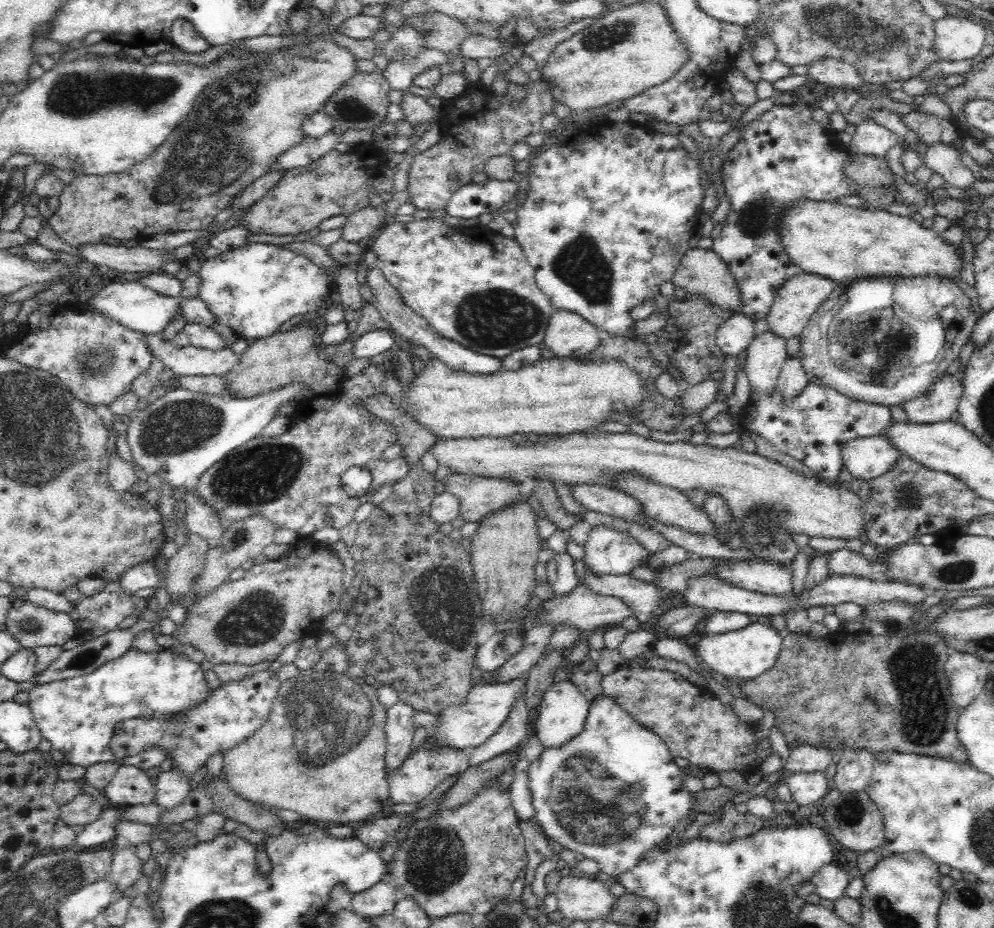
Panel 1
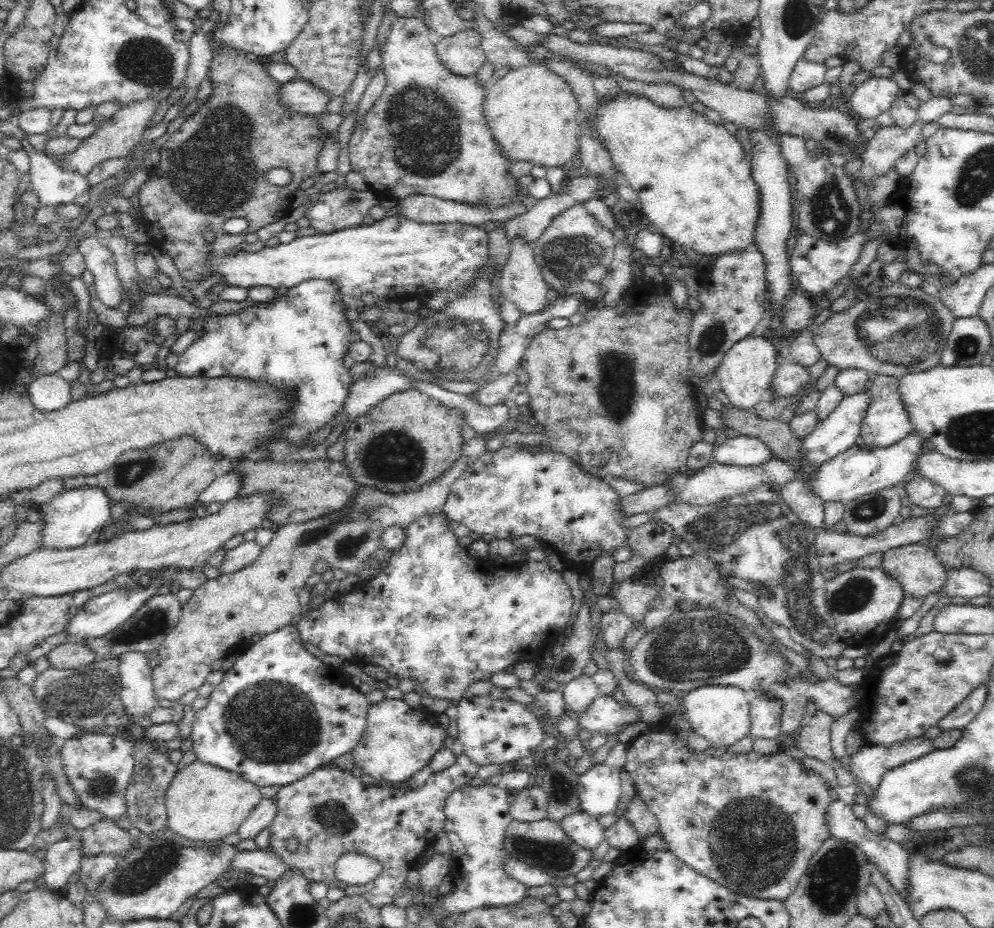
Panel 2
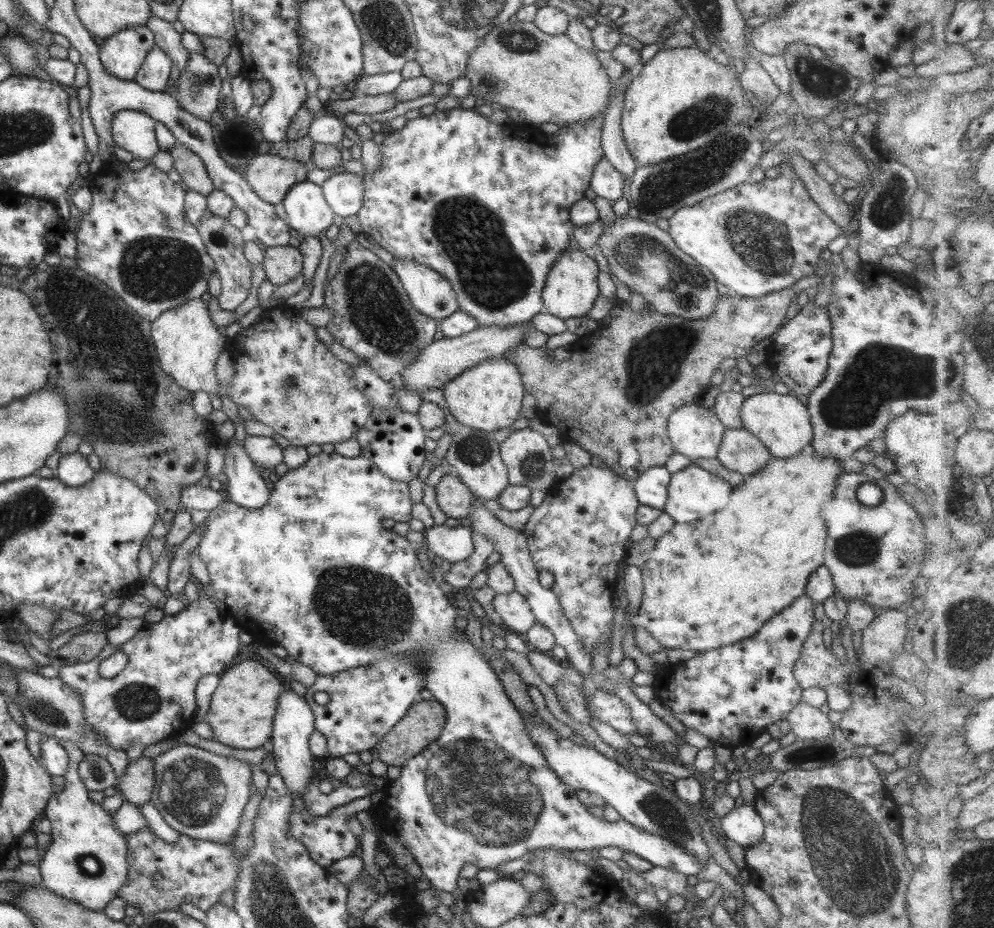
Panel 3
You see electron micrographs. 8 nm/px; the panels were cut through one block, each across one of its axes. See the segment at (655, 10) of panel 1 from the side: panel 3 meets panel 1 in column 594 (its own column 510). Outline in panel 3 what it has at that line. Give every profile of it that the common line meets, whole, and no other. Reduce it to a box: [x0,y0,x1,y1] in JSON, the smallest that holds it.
[466,20,612,129]

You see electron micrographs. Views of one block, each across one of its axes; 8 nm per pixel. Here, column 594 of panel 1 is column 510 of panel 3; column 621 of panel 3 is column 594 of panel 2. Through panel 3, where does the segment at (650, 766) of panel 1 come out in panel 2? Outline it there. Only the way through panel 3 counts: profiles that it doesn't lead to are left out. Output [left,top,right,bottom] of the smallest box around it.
[559,810,605,850]

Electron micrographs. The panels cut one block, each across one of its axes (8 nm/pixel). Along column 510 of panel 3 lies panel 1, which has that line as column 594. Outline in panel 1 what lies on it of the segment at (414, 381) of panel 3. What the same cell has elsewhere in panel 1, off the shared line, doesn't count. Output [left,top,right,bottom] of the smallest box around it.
[543,310,604,357]

